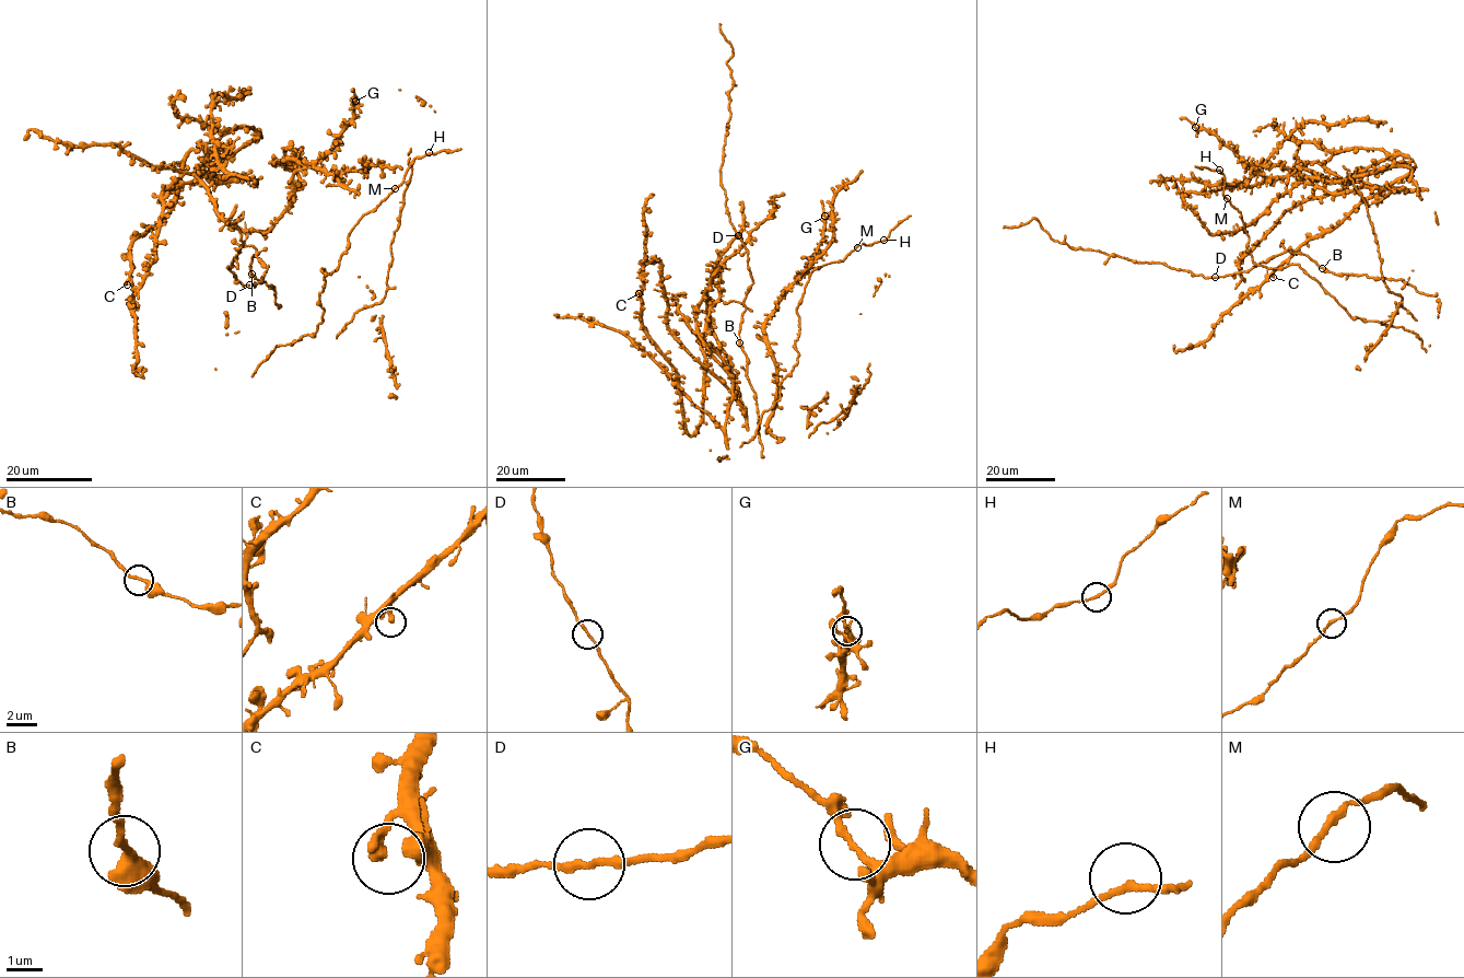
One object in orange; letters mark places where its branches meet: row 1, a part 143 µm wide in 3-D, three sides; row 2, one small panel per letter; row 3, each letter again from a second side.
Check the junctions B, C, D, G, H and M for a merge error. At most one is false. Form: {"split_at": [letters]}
{"split_at": ["G"]}

